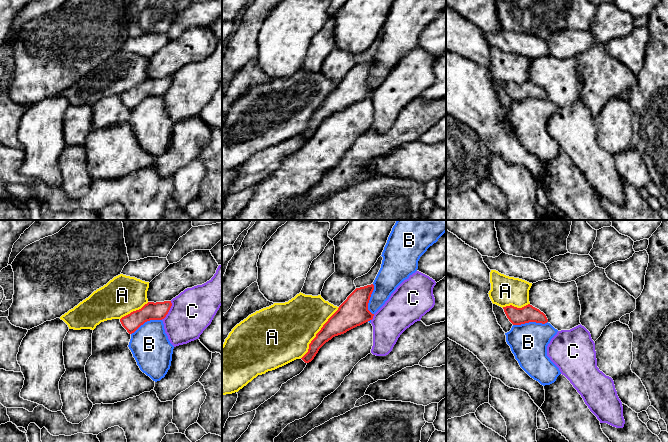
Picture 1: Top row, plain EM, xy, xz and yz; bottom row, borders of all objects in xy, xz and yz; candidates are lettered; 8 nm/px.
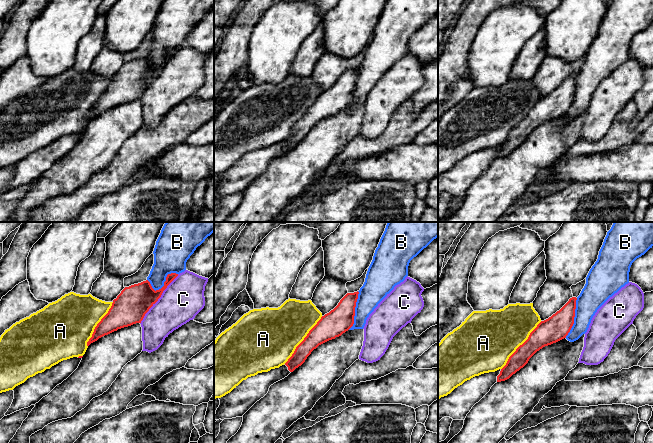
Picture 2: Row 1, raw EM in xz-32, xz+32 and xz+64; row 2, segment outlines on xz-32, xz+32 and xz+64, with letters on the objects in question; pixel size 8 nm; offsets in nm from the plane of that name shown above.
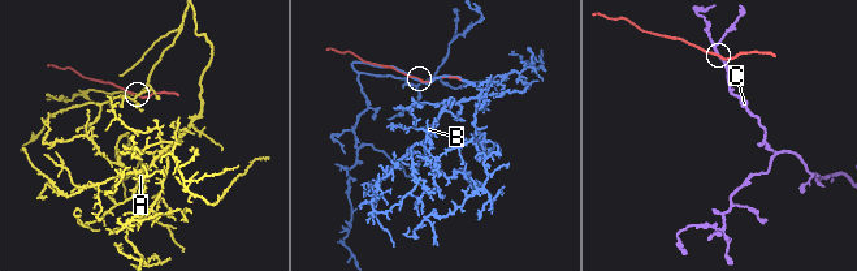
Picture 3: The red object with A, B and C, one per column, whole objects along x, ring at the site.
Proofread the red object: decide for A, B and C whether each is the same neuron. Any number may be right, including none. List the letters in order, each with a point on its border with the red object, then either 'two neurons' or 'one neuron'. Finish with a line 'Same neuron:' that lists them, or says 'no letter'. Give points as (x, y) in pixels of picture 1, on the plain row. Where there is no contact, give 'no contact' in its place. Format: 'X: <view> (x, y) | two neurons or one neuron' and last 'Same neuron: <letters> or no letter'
A: xz (317, 109) | two neurons
B: yz (530, 97) | one neuron
C: xy (168, 87) | two neurons
Same neuron: B

